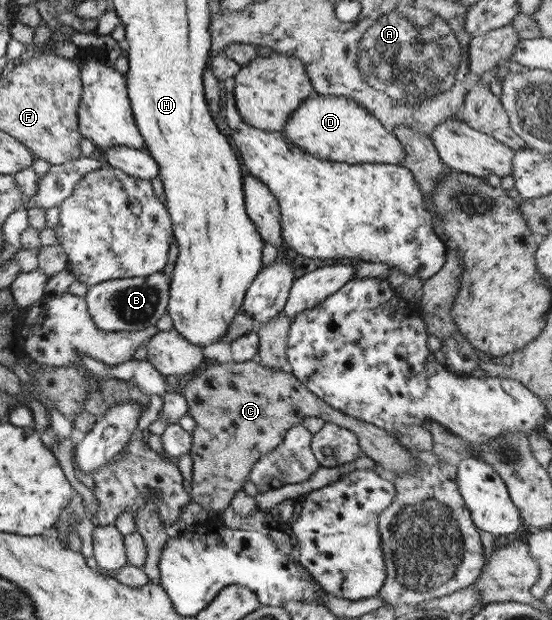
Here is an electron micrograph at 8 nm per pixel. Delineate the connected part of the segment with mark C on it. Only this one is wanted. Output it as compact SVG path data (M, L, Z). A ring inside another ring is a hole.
M256 359L225 363L211 361L209 366L199 371L197 375L193 375L181 391L183 391L183 397L187 401L186 415L189 415L196 425L195 429L191 432L192 439L195 439L195 435L209 433L209 443L215 441L213 445L217 445L211 451L193 451L191 449L189 452L192 459L191 479L189 479L190 501L197 503L199 507L203 507L207 511L211 511L212 514L218 513L225 509L227 505L230 505L233 495L239 489L242 489L243 482L248 479L251 467L255 465L255 461L259 461L263 455L273 451L281 443L285 431L292 425L301 423L301 420L305 417L320 417L324 422L349 429L357 437L361 453L381 465L386 475L389 473L392 473L392 475L401 474L405 470L415 468L417 462L419 462L419 459L403 448L397 439L388 434L384 429L348 416L328 406L317 396L314 396L313 393L305 389L287 368L265 367L259 364Z

